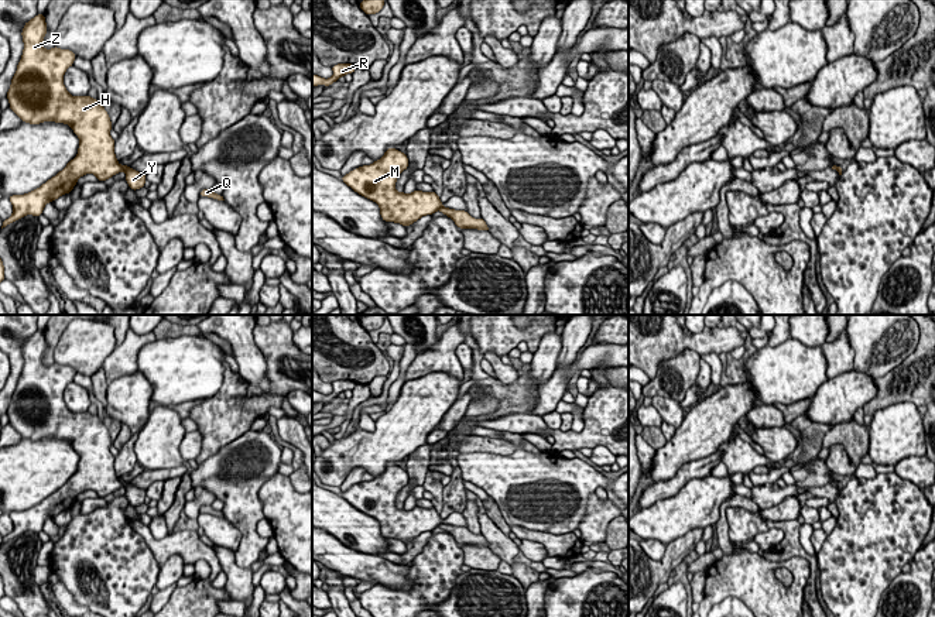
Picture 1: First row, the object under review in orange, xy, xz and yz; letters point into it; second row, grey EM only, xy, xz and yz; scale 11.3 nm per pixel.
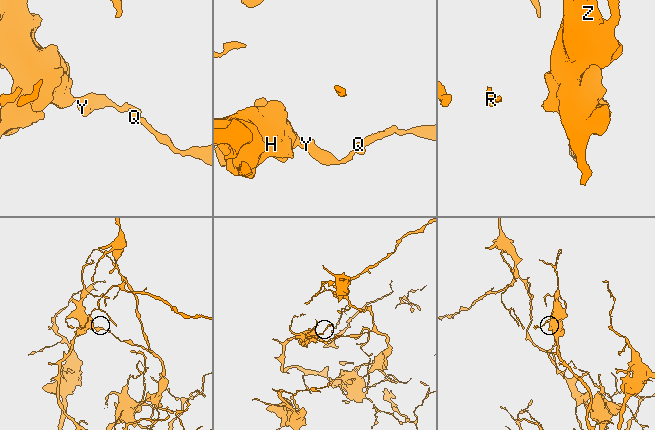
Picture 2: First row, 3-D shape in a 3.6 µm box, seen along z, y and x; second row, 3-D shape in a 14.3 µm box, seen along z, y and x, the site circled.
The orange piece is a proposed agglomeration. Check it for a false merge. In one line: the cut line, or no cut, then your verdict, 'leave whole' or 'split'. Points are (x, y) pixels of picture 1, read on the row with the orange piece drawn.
cut xz (442, 206), (438, 209); split

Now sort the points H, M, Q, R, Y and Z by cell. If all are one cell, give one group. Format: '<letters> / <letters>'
H M R Z / Q Y

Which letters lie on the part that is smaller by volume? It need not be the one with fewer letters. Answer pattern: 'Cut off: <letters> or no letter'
Cut off: Q, Y

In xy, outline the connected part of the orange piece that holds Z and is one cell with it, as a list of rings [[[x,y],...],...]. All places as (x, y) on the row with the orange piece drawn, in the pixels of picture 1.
[[[44,14],[24,24],[23,55],[6,96],[8,107],[30,124],[68,124],[81,143],[76,157],[55,176],[28,193],[8,196],[13,215],[3,220],[1,229],[25,215],[38,217],[48,202],[72,192],[78,179],[86,174],[105,182],[123,171],[116,160],[116,141],[110,136],[113,124],[105,107],[89,95],[72,96],[64,85],[64,75],[73,65],[75,52],[58,47],[45,49],[45,34]]]

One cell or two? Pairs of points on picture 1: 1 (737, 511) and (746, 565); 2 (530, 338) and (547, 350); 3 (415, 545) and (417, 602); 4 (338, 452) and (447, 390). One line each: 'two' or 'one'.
1: one
2: two
3: two
4: one

